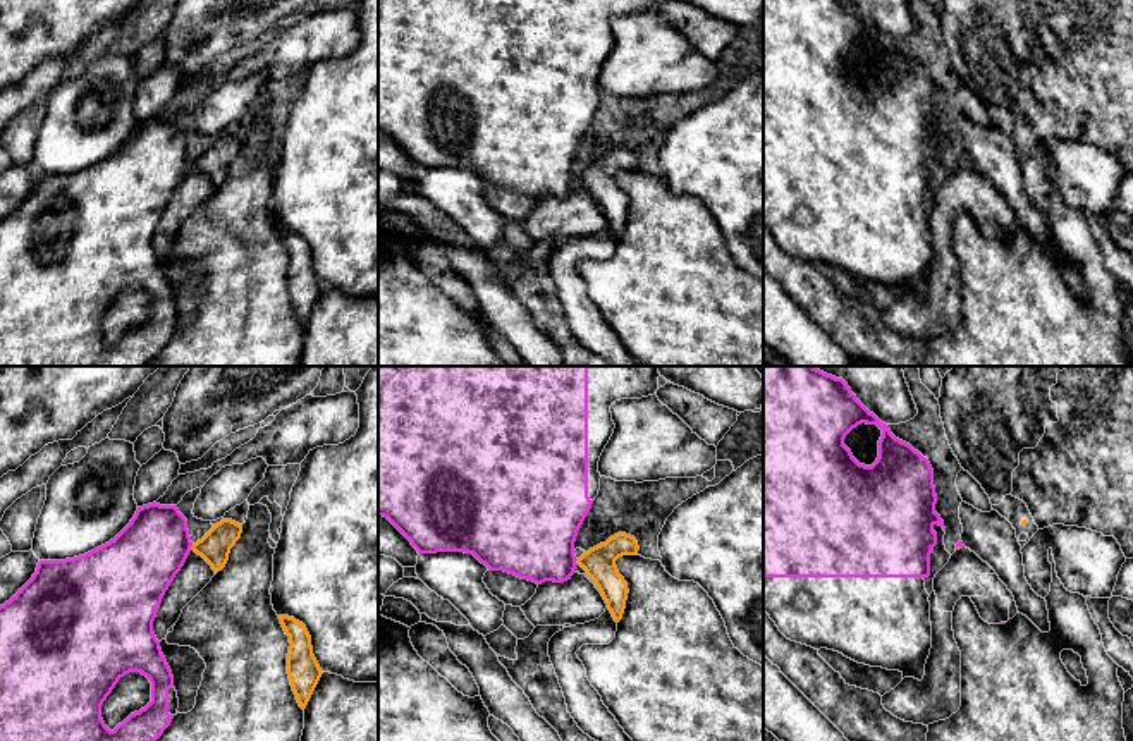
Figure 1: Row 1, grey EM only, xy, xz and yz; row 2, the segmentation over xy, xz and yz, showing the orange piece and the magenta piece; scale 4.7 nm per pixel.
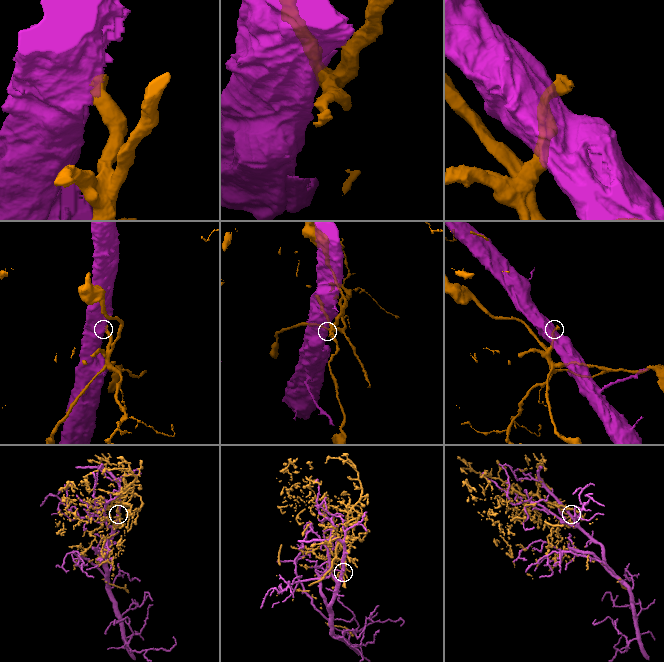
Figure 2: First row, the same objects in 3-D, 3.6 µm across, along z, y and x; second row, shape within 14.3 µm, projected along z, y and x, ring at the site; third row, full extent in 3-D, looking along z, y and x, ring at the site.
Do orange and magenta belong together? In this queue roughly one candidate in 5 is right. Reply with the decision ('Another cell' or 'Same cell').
Another cell

